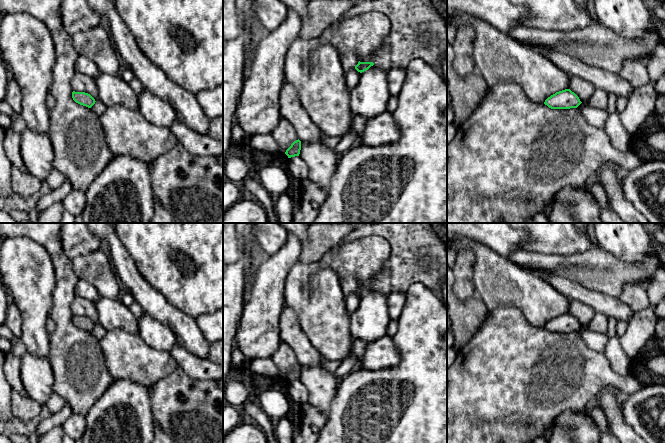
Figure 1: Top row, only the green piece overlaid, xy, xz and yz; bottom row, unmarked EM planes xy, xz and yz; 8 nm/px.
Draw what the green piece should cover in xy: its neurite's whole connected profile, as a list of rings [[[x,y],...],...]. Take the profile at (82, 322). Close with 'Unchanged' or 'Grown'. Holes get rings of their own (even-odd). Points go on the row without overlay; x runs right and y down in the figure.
[[[72,316],[73,324],[83,330],[91,332],[95,328],[95,323],[88,317],[85,316]]]. Unchanged

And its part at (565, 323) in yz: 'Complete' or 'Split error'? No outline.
Complete

